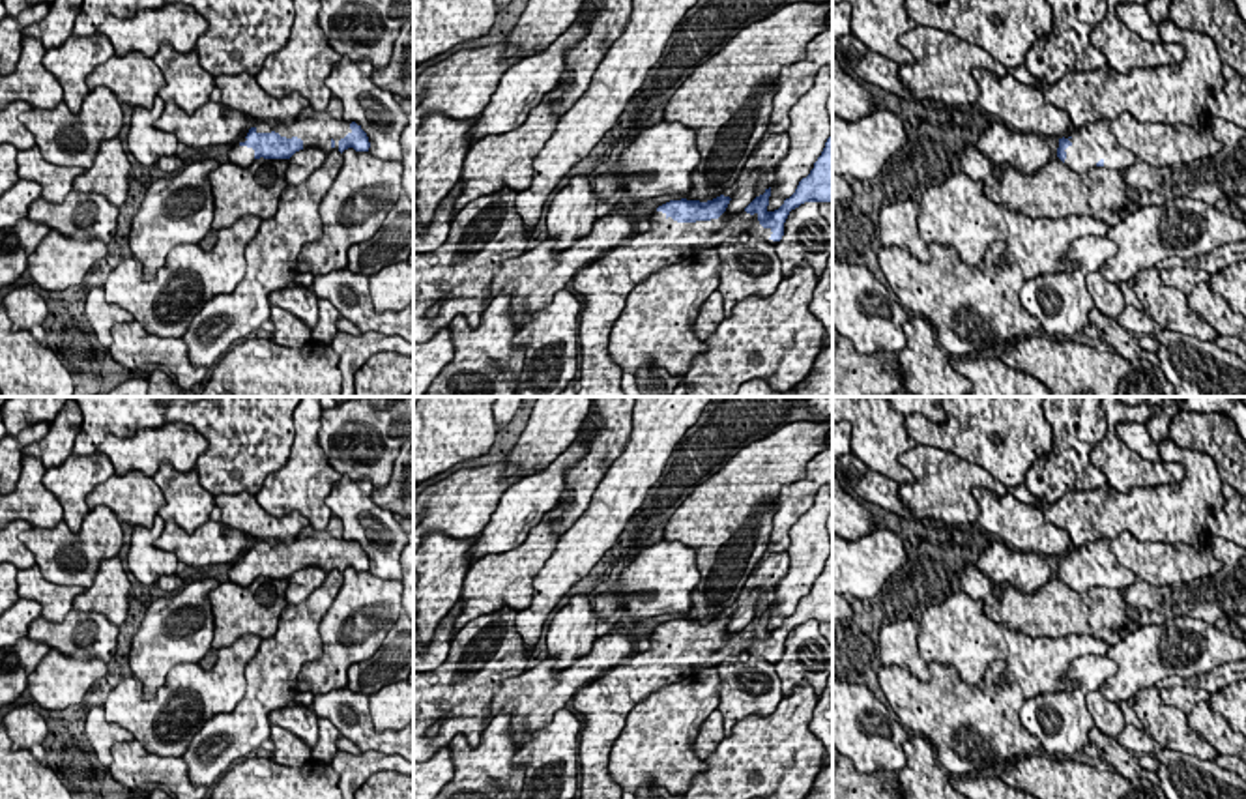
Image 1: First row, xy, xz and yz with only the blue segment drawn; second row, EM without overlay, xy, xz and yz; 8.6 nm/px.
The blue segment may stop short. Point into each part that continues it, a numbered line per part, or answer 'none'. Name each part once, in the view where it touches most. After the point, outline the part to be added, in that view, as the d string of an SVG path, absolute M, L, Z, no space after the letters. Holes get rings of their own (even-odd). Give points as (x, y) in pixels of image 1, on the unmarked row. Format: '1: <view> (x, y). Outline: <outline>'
1: xz (603, 702). Outline: M745 629L741 632L722 632L718 638L711 640L696 640L696 642L677 642L662 631L653 631L649 636L649 647L645 651L632 653L623 664L601 674L597 679L589 681L586 687L578 689L572 698L572 707L584 717L584 728L578 739L578 762L582 763L582 786L580 799L621 799L623 788L610 777L608 760L612 752L612 745L625 728L627 713L651 692L659 689L683 681L685 677L702 672L711 666L718 666L732 657L739 657L743 651L748 651L754 659L769 661L776 664L778 661L771 659L771 647L763 647L758 640L758 632L750 634Z

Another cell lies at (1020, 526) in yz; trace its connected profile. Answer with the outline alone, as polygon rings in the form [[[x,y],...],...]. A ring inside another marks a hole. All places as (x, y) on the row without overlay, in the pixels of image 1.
[[[975,487],[973,496],[980,507],[977,526],[988,530],[1008,548],[1057,558],[1068,554],[1072,543],[1068,531],[1048,522],[1042,509],[1010,494],[997,496],[984,487]]]

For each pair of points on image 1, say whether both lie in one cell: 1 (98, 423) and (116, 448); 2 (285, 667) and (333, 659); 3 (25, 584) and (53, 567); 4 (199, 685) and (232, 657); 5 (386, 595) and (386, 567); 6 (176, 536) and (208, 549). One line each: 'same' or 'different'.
1: different
2: different
3: different
4: same
5: different
6: same

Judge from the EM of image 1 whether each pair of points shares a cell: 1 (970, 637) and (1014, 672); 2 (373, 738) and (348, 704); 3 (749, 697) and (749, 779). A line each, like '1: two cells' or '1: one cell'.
1: one cell
2: one cell
3: two cells

